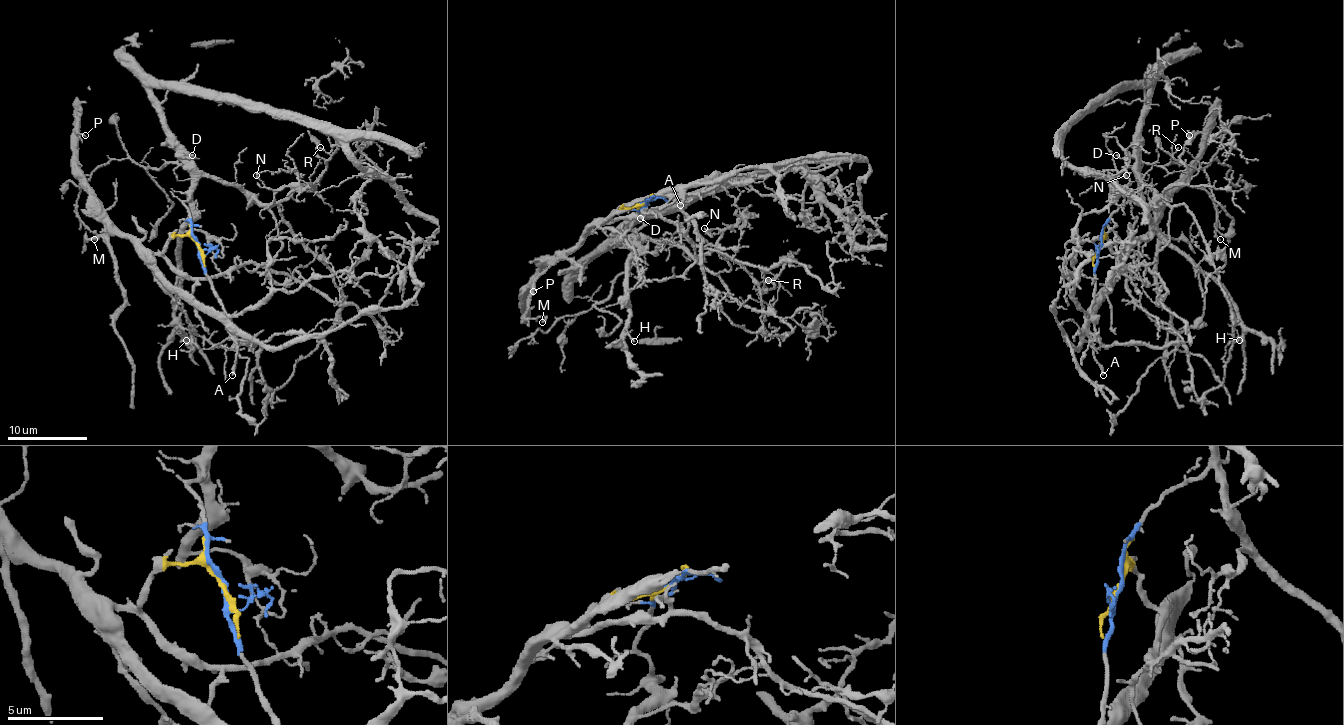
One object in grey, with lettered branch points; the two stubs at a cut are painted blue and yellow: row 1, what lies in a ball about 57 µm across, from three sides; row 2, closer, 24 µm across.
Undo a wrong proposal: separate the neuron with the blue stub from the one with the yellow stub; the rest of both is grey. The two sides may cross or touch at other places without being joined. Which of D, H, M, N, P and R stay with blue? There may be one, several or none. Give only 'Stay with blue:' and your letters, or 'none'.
Stay with blue: D, H, N, R

